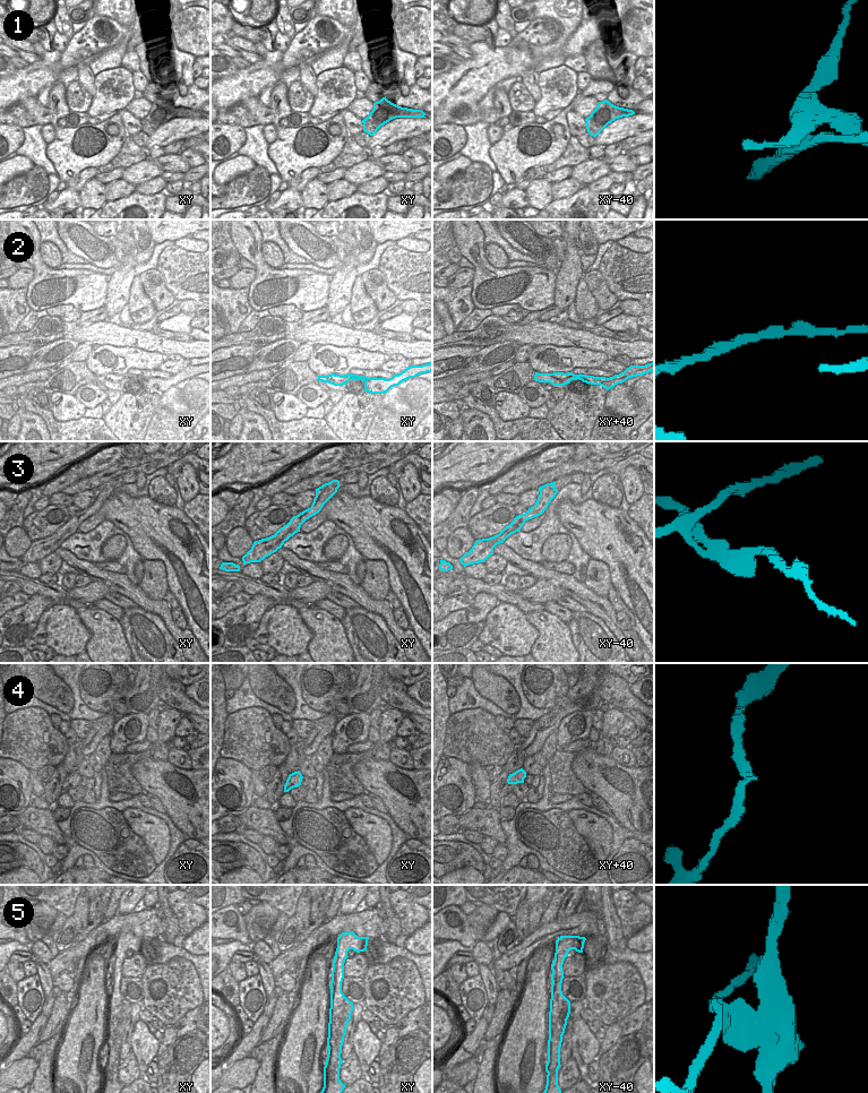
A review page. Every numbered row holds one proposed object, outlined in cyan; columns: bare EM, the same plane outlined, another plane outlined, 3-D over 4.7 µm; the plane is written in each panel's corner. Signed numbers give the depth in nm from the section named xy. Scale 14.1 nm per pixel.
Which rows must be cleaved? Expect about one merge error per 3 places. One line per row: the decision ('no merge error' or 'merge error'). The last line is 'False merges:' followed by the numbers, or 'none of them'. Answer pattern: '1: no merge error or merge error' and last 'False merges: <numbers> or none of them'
1: merge error
2: no merge error
3: merge error
4: merge error
5: merge error
False merges: 1, 3, 4, 5

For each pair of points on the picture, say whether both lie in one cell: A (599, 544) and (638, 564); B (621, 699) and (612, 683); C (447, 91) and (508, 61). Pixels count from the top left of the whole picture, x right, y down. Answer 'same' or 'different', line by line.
A: same
B: same
C: same

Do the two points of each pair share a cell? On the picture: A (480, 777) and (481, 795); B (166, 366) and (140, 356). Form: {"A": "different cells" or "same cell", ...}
{"A": "same cell", "B": "different cells"}

